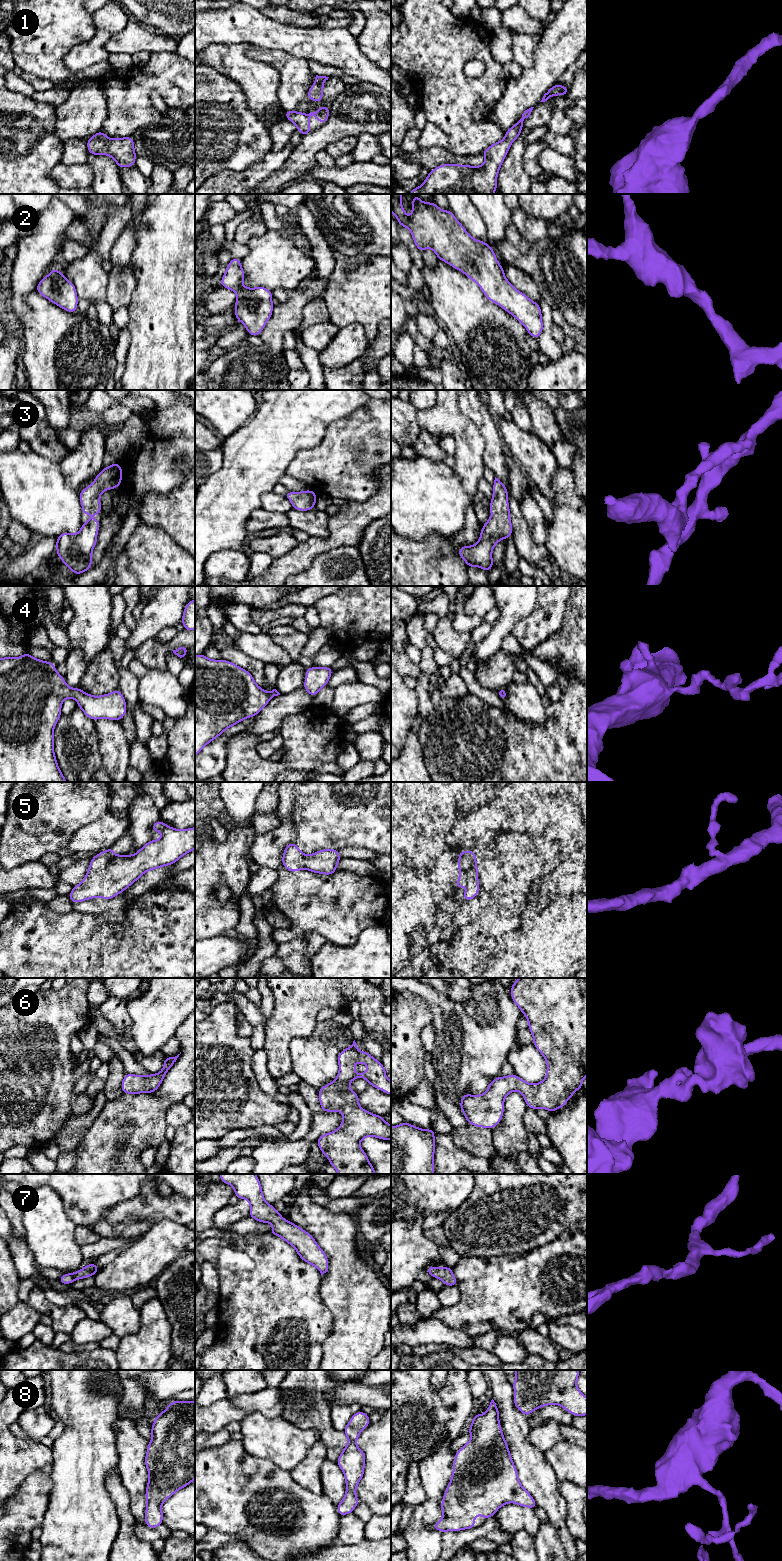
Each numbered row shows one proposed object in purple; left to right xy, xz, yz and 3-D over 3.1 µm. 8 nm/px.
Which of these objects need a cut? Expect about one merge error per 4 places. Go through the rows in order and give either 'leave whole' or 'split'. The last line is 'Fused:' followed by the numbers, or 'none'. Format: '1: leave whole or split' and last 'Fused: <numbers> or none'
1: leave whole
2: leave whole
3: leave whole
4: leave whole
5: leave whole
6: leave whole
7: leave whole
8: leave whole
Fused: none

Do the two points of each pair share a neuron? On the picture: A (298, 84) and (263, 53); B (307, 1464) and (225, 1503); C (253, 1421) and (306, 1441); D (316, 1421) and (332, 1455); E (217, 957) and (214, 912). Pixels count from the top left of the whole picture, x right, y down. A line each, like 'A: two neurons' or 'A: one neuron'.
A: one neuron
B: two neurons
C: one neuron
D: one neuron
E: two neurons

